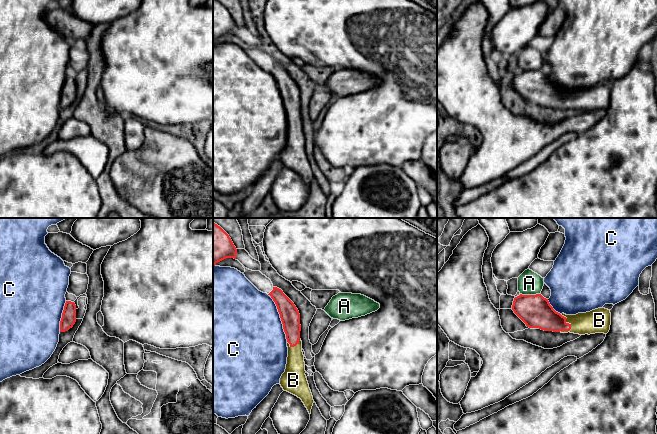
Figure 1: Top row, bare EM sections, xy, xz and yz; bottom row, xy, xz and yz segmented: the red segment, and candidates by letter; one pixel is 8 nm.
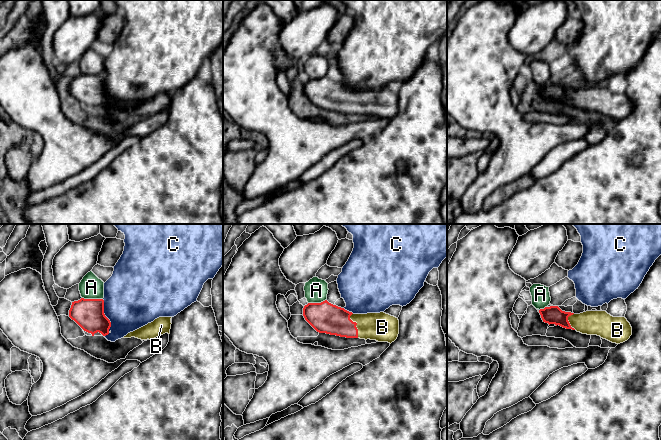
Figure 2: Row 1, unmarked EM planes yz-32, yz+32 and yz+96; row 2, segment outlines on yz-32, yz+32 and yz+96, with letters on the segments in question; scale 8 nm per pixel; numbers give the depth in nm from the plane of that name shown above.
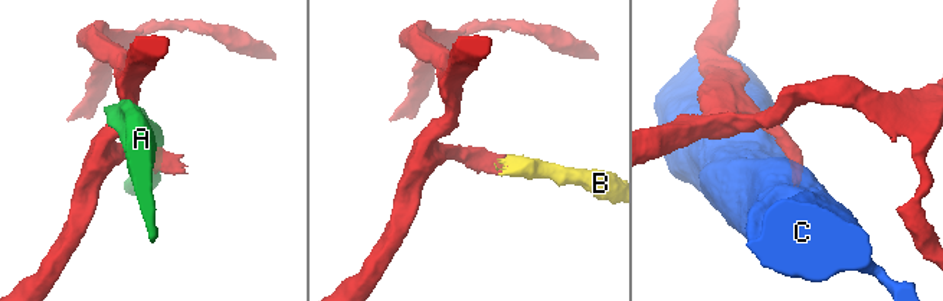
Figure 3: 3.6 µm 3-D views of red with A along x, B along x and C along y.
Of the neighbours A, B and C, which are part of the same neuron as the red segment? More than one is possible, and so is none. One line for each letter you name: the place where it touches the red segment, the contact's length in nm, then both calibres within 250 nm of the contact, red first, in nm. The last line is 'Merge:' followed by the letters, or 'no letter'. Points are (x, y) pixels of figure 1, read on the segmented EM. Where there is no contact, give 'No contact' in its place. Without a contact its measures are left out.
B: Touches red at yz (567, 323). Shared border 160 nm. Thickness 240 nm (red) against 190 nm
Merge: B

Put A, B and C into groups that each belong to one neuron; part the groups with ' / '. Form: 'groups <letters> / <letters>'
groups A / B / C

